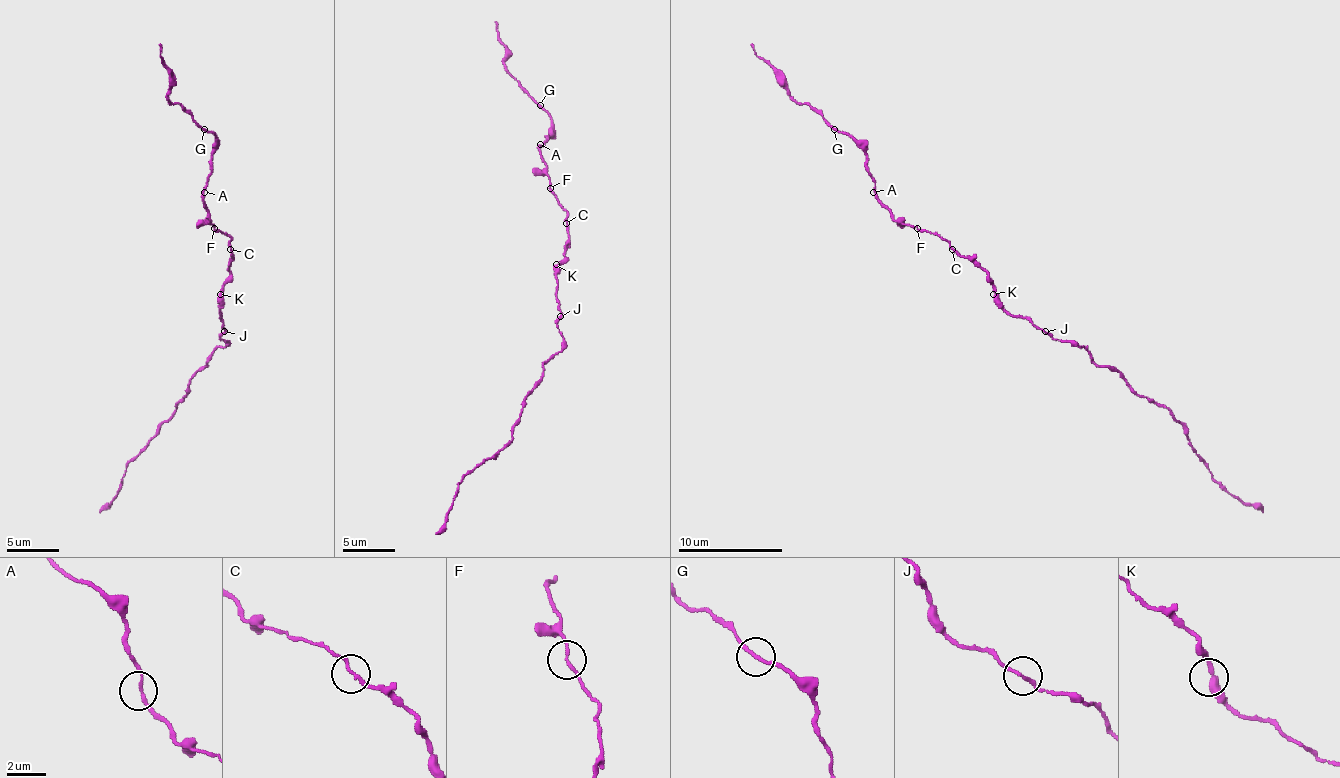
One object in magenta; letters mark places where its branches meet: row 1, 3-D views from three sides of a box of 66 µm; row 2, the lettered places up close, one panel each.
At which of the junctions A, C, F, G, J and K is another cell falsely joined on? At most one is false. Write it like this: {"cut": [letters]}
{"cut": []}

